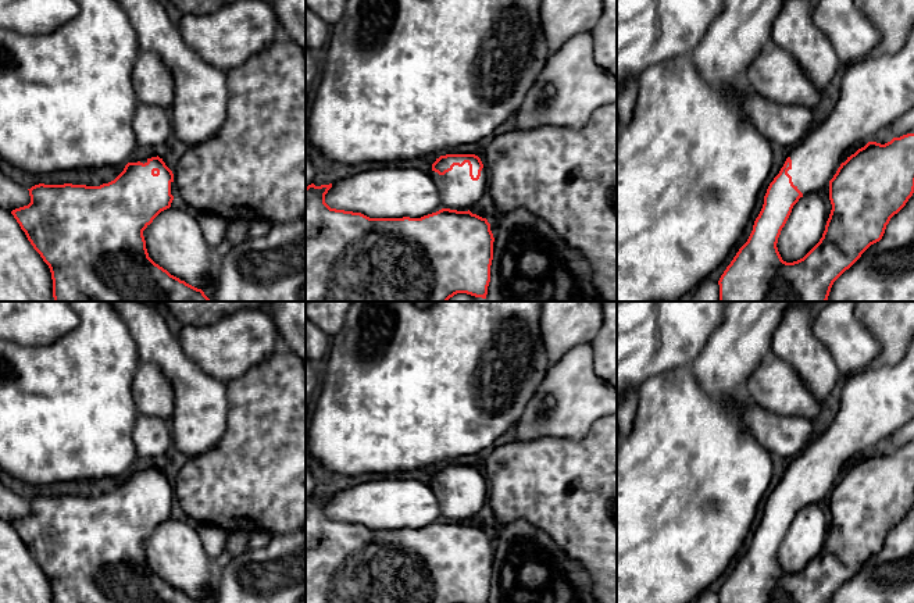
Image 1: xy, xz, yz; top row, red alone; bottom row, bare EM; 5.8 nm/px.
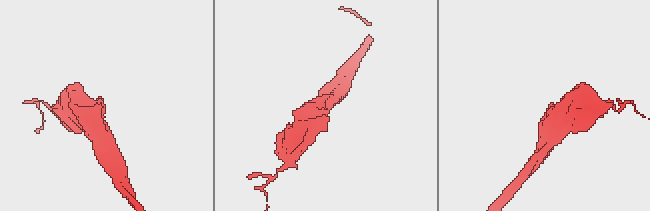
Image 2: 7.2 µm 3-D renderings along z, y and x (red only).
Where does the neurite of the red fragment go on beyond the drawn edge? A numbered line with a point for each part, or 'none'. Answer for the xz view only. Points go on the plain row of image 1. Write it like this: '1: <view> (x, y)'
1: xz (457, 502)

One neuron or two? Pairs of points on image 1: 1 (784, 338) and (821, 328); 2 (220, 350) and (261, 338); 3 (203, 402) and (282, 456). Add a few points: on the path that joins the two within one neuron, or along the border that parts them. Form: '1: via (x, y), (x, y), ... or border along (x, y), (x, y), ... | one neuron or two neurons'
1: border along (814, 316), (813, 334), (832, 357) | two neurons
2: via (229, 348), (246, 338), (252, 338) | one neuron
3: border along (227, 385), (228, 424), (225, 434), (214, 448) | two neurons

